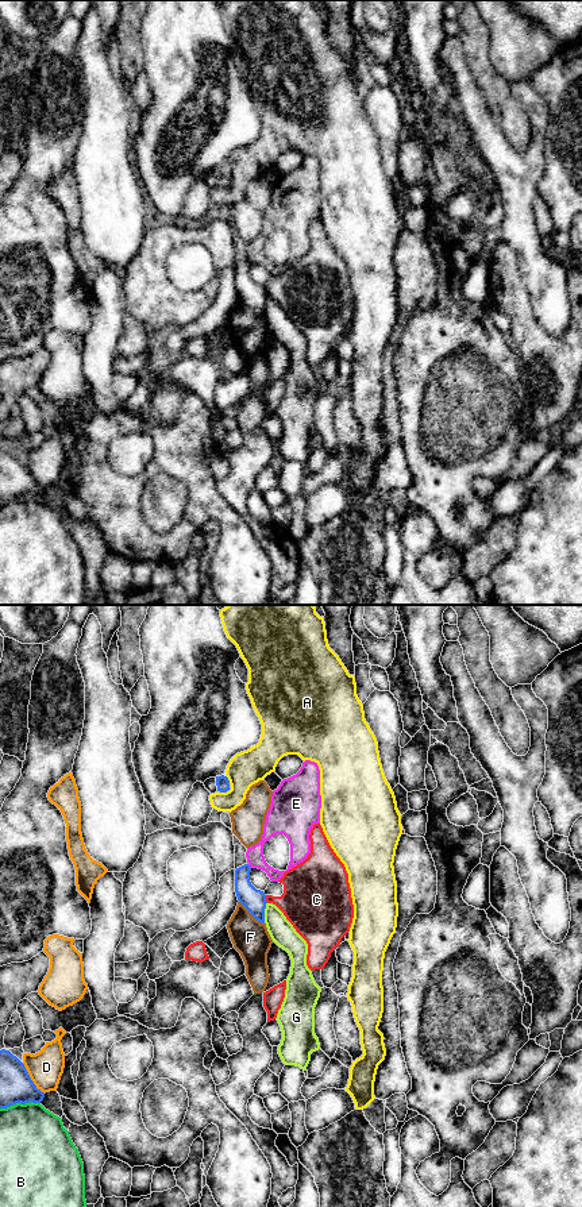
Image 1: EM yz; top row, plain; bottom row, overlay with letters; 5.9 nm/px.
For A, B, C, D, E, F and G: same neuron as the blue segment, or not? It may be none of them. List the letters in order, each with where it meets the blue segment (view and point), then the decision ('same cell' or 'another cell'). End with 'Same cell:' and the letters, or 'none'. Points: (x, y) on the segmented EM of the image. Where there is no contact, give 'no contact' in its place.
A: yz (227, 779) | another cell
B: yz (19, 1102) | another cell
C: yz (265, 899) | another cell
D: yz (30, 1079) | another cell
E: yz (249, 866) | another cell
F: yz (251, 914) | another cell
G: yz (263, 913) | another cell
Same cell: none

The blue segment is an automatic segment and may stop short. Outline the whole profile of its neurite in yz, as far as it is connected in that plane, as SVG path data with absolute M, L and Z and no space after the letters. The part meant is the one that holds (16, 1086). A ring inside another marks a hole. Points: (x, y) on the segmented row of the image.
M0 1050L0 1108L16 1103L41 1103L45 1092L36 1088L24 1064L9 1050Z

